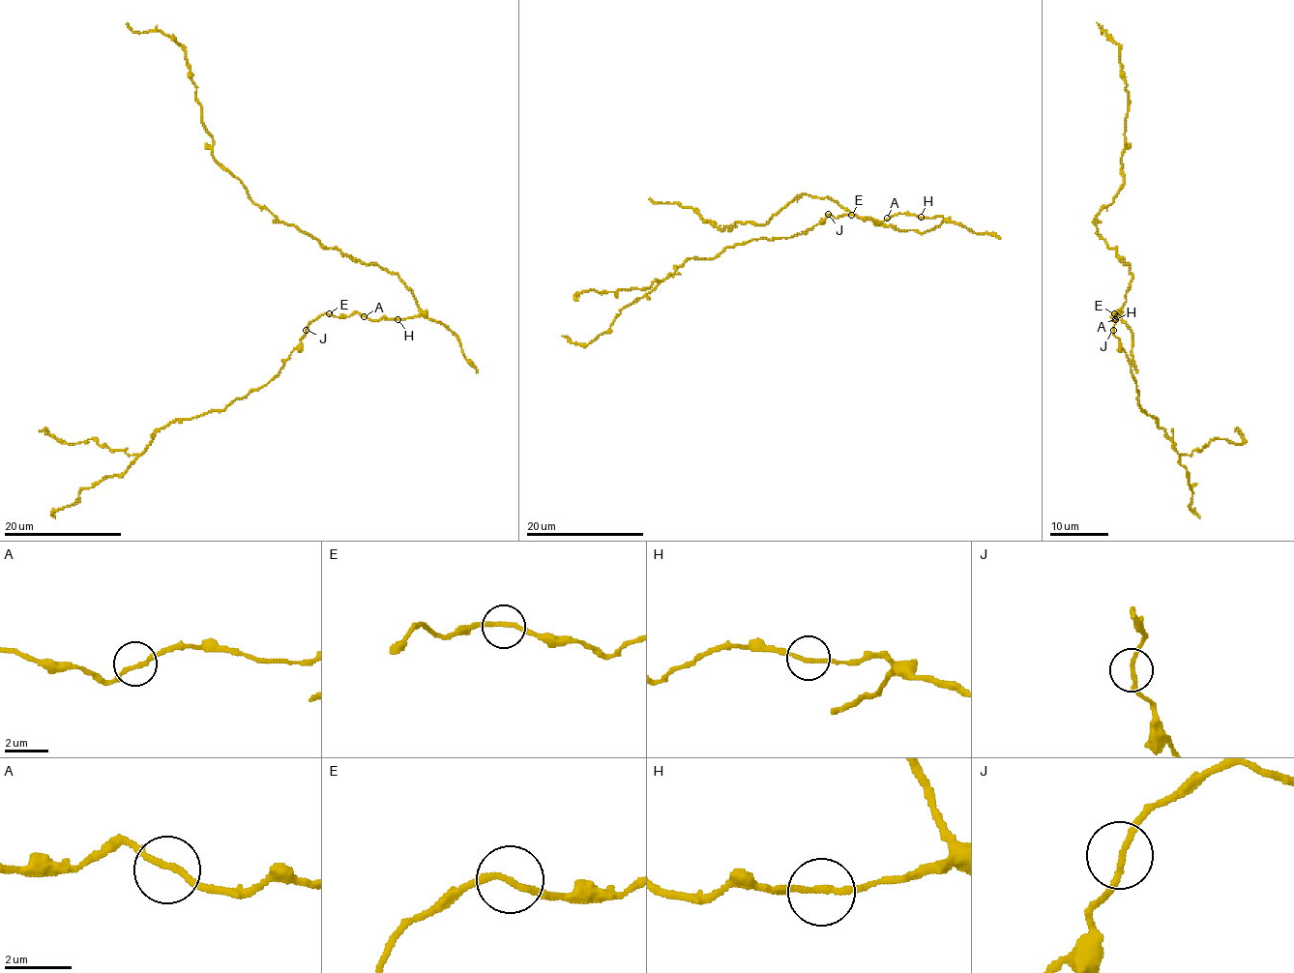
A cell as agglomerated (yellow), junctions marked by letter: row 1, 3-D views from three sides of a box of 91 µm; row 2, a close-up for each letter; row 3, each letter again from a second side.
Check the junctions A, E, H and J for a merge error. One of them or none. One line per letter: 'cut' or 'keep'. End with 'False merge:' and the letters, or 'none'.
A: keep
E: keep
H: keep
J: keep
False merge: none

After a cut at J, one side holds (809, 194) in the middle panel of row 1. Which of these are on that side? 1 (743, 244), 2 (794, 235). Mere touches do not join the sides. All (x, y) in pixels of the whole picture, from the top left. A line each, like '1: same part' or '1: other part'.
1: other part
2: other part

